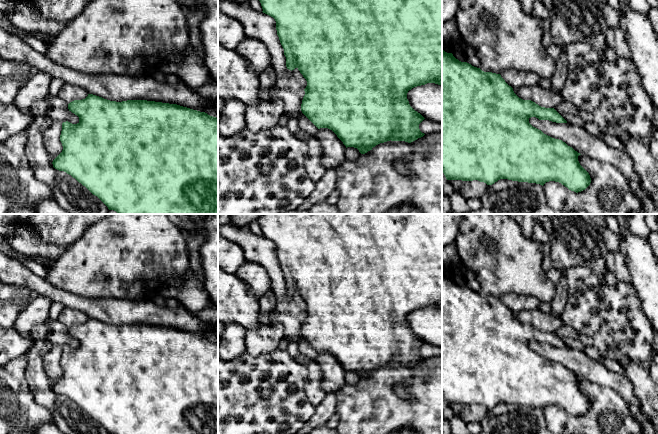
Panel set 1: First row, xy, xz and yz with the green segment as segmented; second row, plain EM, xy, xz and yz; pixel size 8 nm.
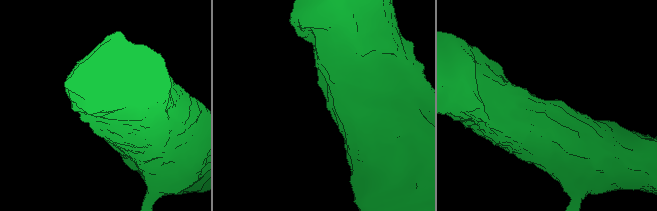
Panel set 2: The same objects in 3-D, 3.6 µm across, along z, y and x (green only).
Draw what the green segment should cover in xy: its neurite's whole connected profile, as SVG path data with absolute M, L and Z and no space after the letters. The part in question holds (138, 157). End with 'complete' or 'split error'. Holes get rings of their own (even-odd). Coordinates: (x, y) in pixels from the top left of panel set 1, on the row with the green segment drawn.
M88 94L85 99L74 100L68 109L79 117L77 124L62 123L60 141L62 152L53 160L53 167L64 171L97 196L109 210L118 214L218 214L218 118L177 104L147 100L110 101Z; complete

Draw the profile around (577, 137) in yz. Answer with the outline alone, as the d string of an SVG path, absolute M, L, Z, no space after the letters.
M529 118L529 123L544 134L562 140L582 155L614 166L628 180L641 185L641 178L634 169L630 155L622 149L611 147L596 138L583 127L571 123L556 123L549 120Z

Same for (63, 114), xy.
M50 107L47 110L47 116L52 120L52 121L59 121L61 123L63 122L70 122L72 124L77 124L79 123L79 117L72 113L68 107L62 107L62 108L57 108L57 107Z

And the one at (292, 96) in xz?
M298 68L286 70L279 76L276 76L277 91L273 94L284 103L284 114L288 118L298 118L301 111L301 104L305 95L304 89L307 81L300 73Z

